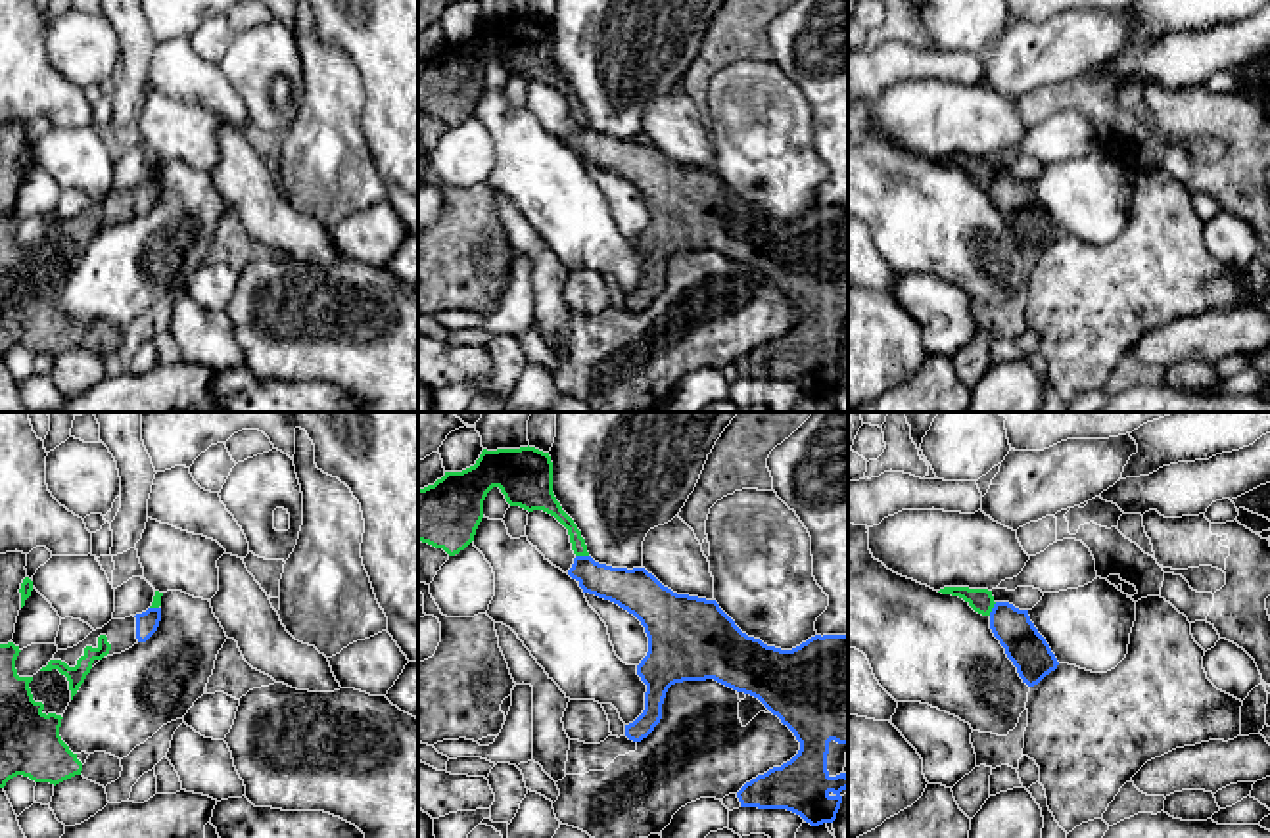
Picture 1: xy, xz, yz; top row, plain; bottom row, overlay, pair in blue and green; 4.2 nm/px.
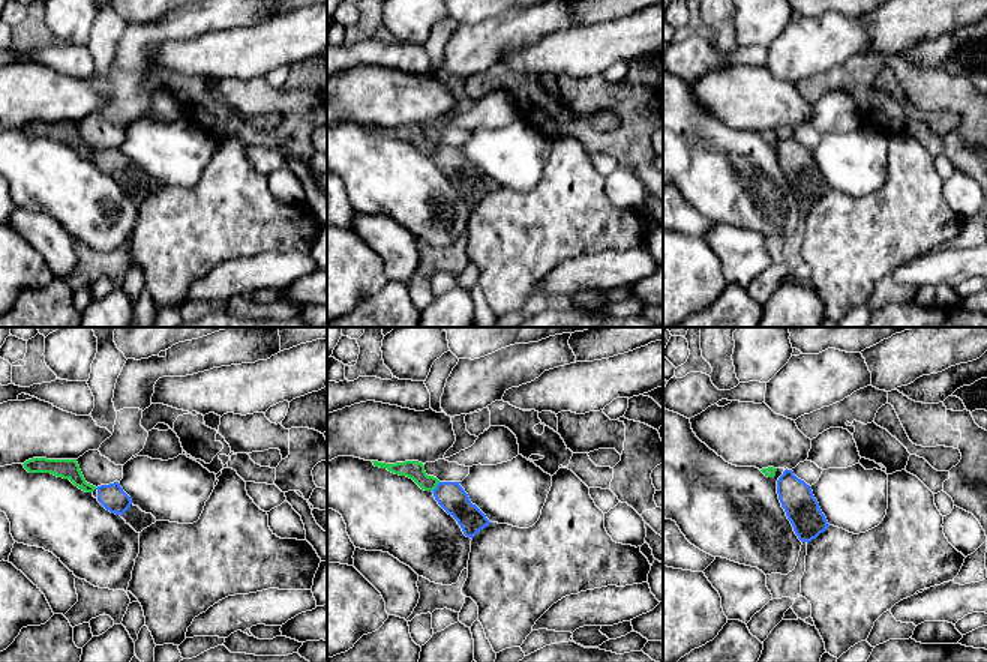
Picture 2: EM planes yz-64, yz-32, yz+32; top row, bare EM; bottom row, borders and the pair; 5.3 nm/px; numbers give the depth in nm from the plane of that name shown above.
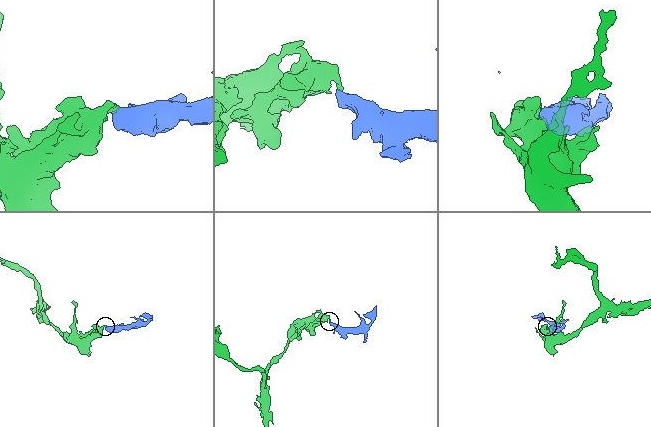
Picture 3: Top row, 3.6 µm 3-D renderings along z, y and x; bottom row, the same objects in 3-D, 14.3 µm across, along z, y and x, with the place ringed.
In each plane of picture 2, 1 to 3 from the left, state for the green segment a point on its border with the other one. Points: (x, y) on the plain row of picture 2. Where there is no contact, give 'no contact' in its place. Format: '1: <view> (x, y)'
1: no contact
2: yz-32 (437, 150)
3: no contact

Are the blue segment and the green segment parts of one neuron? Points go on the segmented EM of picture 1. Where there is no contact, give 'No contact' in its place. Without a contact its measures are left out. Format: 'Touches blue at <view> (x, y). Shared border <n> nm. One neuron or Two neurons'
Touches blue at xz (582, 557). Shared border 60 nm. One neuron

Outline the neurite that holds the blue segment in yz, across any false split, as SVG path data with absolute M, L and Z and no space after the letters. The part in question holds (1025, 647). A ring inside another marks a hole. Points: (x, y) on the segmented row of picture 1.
M944 587L938 593L959 596L975 612L990 617L994 637L1005 648L1007 658L1028 687L1038 685L1057 669L1059 662L1030 621L1028 610L1019 610L1009 602L996 602L988 589Z

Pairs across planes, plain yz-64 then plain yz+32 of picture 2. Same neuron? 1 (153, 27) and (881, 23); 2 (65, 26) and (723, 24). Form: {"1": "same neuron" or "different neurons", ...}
{"1": "different neurons", "2": "different neurons"}

